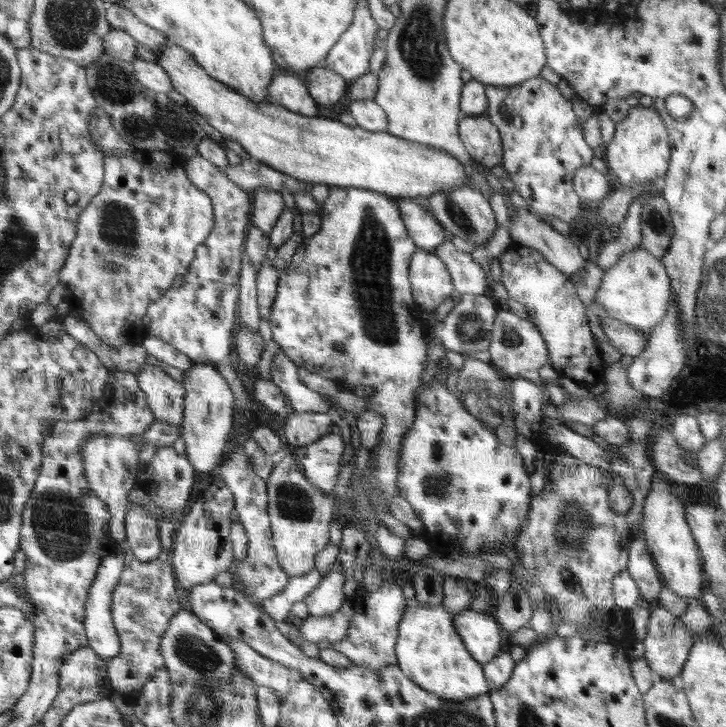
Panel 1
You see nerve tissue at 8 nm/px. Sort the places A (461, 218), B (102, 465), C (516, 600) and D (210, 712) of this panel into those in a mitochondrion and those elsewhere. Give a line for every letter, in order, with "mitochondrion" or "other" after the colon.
A: mitochondrion
B: other
C: other
D: mitochondrion

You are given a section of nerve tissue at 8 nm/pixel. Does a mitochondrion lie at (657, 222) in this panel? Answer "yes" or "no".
yes

